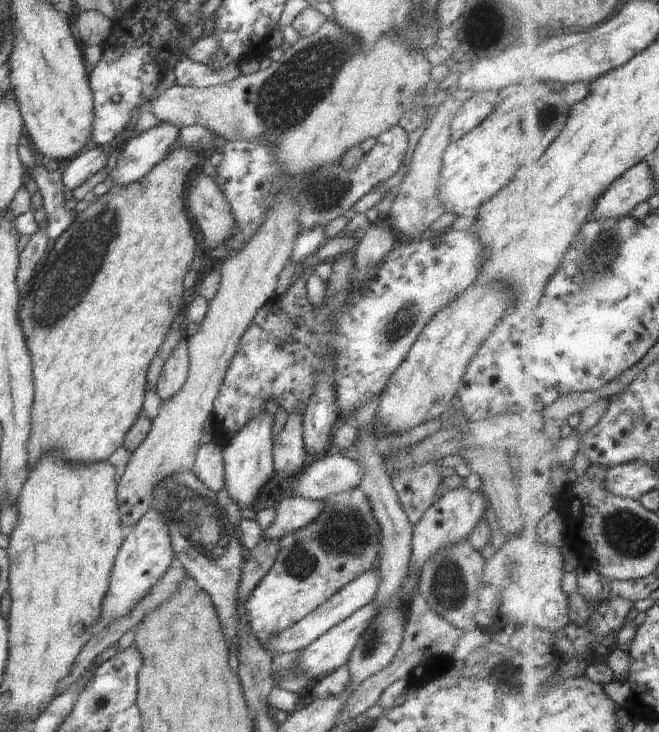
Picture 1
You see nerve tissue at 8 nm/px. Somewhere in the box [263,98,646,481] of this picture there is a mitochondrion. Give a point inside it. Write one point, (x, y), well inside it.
(606, 254)

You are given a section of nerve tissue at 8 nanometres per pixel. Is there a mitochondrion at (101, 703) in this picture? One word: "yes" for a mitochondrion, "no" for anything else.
yes

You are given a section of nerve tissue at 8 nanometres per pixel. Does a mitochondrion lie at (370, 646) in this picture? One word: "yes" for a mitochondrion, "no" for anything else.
yes

